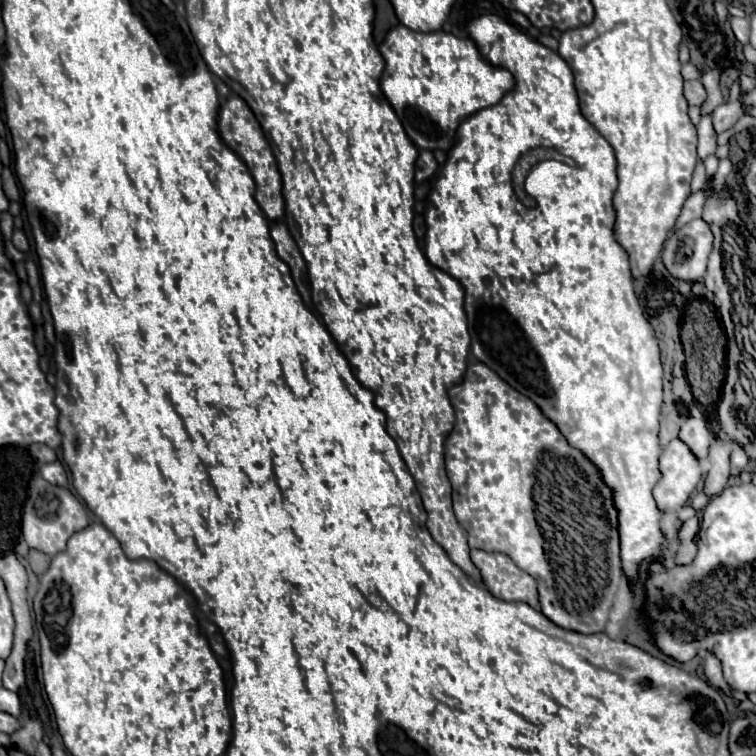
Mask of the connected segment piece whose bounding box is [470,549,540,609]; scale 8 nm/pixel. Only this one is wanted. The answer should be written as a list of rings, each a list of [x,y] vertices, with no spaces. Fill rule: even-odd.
[[[472,549],[472,561],[482,573],[484,585],[494,597],[502,601],[520,601],[538,609],[538,589],[536,579],[518,569],[510,557],[504,553],[488,553],[482,549]]]

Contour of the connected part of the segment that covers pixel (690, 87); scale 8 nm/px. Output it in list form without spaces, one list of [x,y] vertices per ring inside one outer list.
[[[686,81],[684,83],[684,97],[690,105],[702,105],[706,99],[706,91],[700,81]]]

